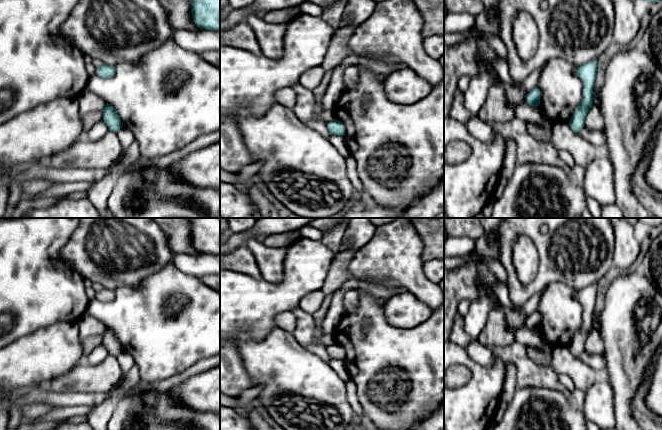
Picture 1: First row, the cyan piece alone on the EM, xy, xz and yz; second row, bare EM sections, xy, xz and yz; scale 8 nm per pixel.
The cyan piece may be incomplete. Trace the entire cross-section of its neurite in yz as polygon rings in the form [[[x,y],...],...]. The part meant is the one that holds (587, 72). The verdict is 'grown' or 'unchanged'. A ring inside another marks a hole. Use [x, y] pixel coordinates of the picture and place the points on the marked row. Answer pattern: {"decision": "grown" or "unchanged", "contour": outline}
{"decision": "unchanged", "contour": [[[594,59],[580,67],[577,67],[576,75],[583,82],[582,101],[575,109],[570,121],[570,128],[579,132],[584,127],[584,121],[589,109],[593,106],[593,88],[596,80],[597,59]]]}

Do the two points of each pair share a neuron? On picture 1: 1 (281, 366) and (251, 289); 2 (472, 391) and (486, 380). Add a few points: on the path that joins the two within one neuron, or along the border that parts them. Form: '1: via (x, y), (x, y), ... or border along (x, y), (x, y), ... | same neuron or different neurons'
1: border along (276, 326), (258, 340), (254, 340), (245, 332) | different neurons
2: via (475, 391), (483, 383) | same neuron

